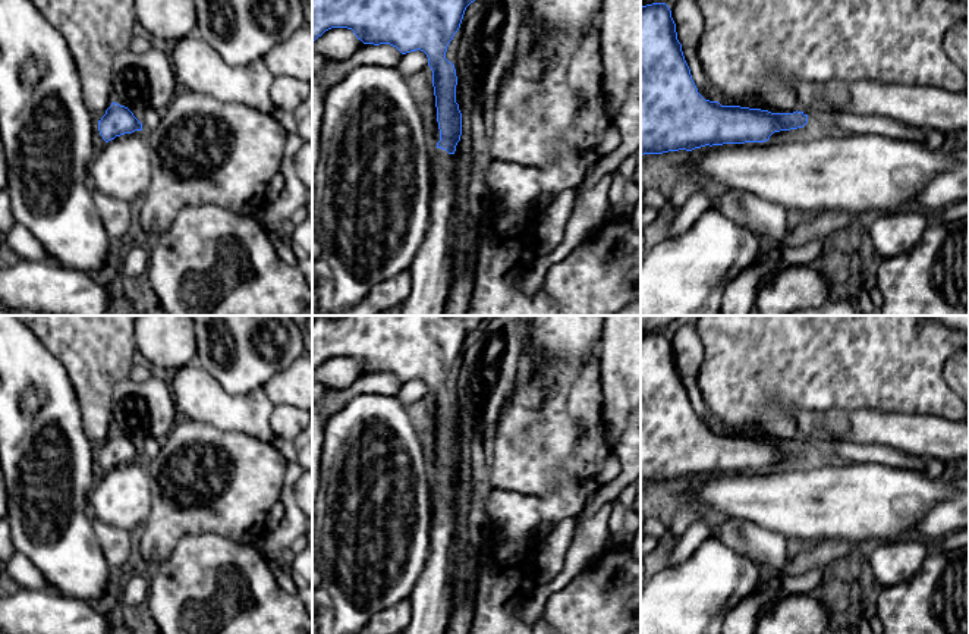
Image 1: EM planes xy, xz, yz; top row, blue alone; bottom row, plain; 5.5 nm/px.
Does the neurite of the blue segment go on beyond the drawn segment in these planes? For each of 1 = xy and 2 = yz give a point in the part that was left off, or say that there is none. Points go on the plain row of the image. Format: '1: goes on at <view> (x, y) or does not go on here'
1: does not go on here
2: goes on at yz (840, 448)

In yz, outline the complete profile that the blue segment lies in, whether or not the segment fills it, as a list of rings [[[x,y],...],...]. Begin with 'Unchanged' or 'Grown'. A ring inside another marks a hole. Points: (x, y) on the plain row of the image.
Grown. [[[652,332],[641,336],[641,484],[663,483],[668,480],[692,480],[705,474],[765,471],[774,461],[814,453],[821,462],[871,462],[909,471],[924,470],[925,458],[897,451],[883,445],[858,445],[847,436],[821,437],[814,443],[803,440],[771,442],[761,437],[740,434],[721,434],[718,430],[705,429],[692,408],[690,398],[685,389],[682,373],[677,368],[676,352],[666,332]]]

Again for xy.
Unchanged. [[[113,430],[106,443],[98,449],[98,459],[103,468],[108,471],[116,465],[142,459],[142,452],[128,436]]]

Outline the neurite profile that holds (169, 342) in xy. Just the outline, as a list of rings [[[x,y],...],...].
[[[139,316],[135,321],[135,343],[141,361],[174,373],[195,362],[194,318],[192,316]]]

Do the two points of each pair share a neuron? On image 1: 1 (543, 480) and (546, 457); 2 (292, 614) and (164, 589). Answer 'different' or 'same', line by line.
1: same
2: same

